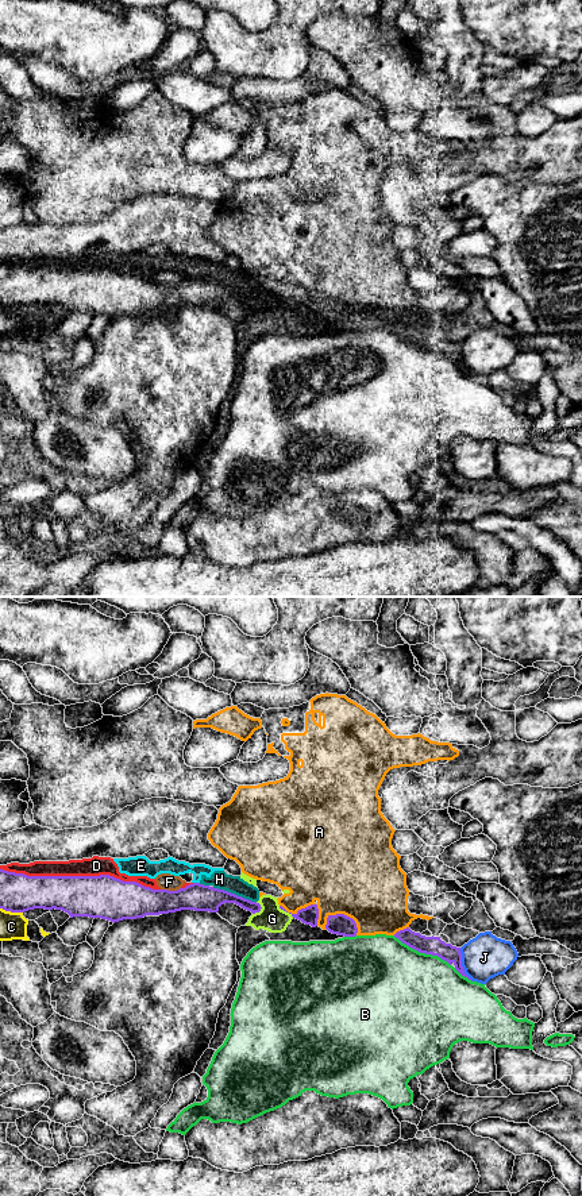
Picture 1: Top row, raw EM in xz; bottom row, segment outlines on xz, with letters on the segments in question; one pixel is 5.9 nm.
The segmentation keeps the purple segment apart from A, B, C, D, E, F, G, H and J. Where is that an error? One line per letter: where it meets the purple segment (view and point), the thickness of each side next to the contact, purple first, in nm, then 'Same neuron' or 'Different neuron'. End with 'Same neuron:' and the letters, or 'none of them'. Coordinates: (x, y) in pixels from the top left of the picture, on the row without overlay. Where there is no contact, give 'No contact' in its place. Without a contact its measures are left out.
A: Touches purple at xz (308, 301). Thickness 110 nm (purple) against 420 nm. Different neuron
B: Touches purple at xz (421, 347). Thickness 110 nm (purple) against 500 nm. Different neuron
C: Touches purple at xz (11, 307). Thickness 220 nm (purple) against 160 nm. Different neuron
D: Touches purple at xz (80, 272). Thickness 260 nm (purple) against 120 nm. Different neuron
E: Touches purple at xz (196, 278). Thickness 160 nm (purple) against 100 nm. Different neuron
F: Touches purple at xz (170, 286). Thickness 220 nm (purple) against 100 nm. Different neuron
G: Touches purple at xz (259, 305). Thickness 90 nm (purple) against 160 nm. Different neuron
H: Touches purple at xz (234, 289). Thickness 160 nm (purple) against 110 nm. Different neuron
J: Touches purple at xz (461, 359). Thickness 110 nm (purple) against 260 nm. Different neuron
Same neuron: none of them

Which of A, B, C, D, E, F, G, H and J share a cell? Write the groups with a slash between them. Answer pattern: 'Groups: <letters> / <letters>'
Groups: A / B / C / D E G H / F / J

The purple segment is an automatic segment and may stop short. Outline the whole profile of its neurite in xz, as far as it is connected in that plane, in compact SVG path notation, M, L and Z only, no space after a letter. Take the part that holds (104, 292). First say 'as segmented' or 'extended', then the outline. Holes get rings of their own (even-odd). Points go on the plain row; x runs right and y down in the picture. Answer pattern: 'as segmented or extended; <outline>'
as segmented; M0 265L0 304L11 308L55 304L70 313L101 313L115 319L181 305L217 308L224 298L235 298L253 309L262 304L257 297L200 278L169 286L109 270L27 271Z

